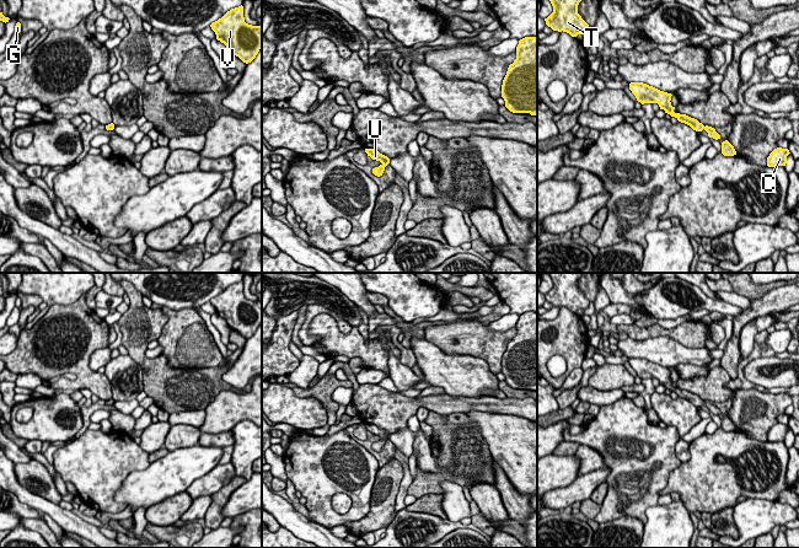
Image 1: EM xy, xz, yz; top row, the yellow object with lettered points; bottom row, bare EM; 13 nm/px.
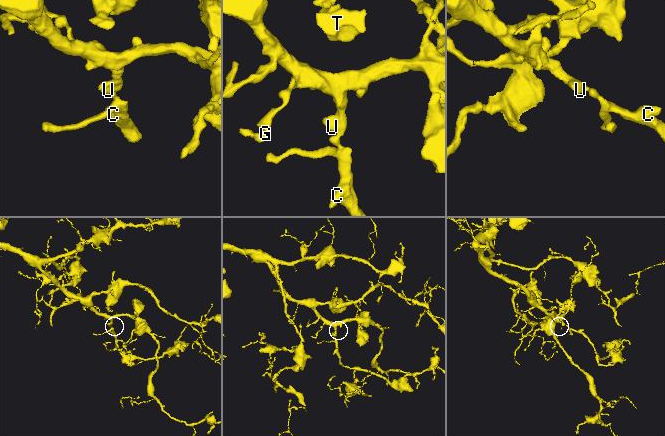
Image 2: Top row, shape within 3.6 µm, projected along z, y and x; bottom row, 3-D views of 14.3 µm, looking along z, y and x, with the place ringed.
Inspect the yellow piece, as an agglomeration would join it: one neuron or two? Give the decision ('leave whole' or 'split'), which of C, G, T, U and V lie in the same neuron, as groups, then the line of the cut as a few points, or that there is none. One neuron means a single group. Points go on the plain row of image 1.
leave whole; groups C G T U V; cut none

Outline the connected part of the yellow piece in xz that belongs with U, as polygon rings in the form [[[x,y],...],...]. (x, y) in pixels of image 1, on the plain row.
[[[365,424],[365,428],[372,435],[381,437],[381,440],[379,442],[372,444],[372,448],[377,452],[382,451],[385,442],[390,439],[390,434],[374,424]]]

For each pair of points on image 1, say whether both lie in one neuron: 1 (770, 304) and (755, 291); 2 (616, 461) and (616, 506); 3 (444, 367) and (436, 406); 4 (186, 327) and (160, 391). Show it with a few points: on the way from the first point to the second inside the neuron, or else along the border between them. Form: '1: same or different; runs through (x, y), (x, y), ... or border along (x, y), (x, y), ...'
1: different; border along (784, 285), (776, 286), (761, 296), (750, 300)
2: same; runs through (617, 472), (617, 495)
3: different; border along (445, 392), (452, 396), (470, 396), (473, 398)
4: different; border along (161, 354), (172, 366), (198, 369)

